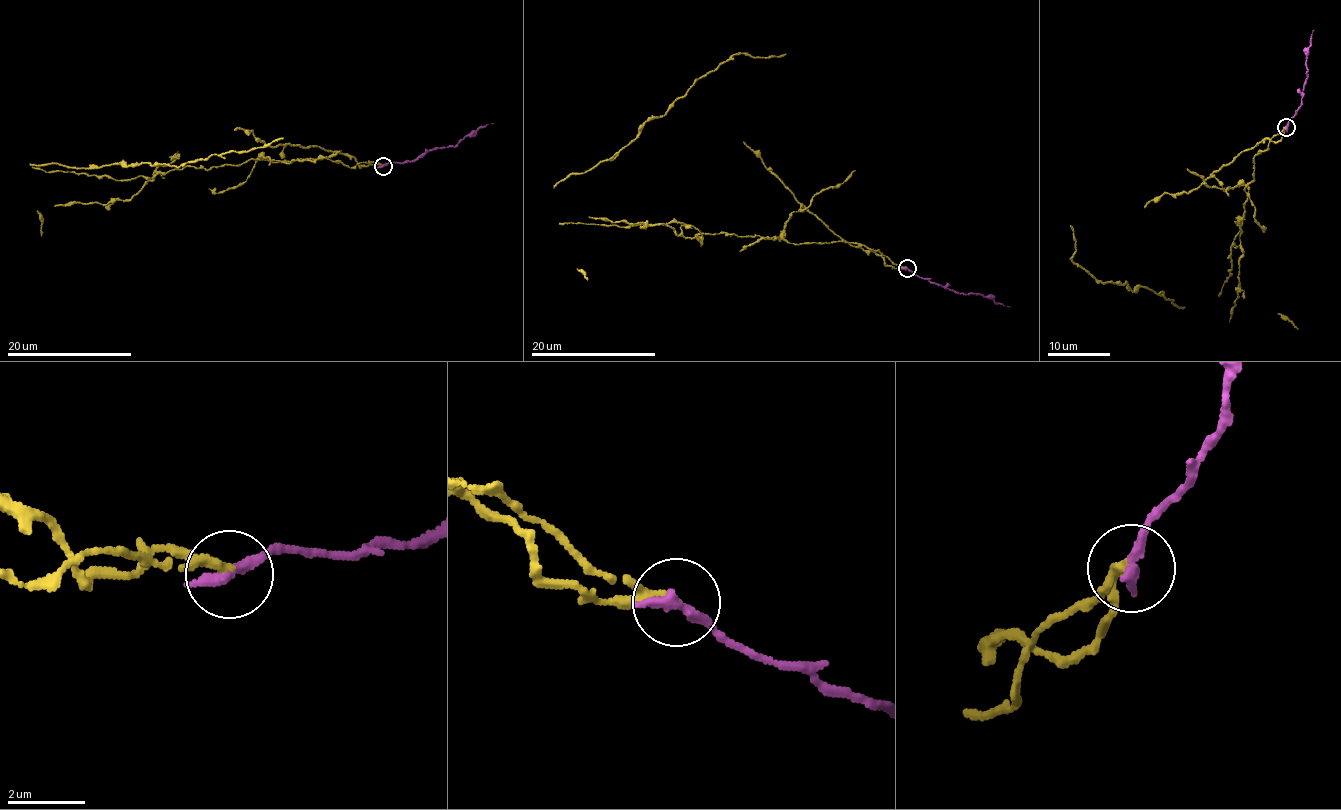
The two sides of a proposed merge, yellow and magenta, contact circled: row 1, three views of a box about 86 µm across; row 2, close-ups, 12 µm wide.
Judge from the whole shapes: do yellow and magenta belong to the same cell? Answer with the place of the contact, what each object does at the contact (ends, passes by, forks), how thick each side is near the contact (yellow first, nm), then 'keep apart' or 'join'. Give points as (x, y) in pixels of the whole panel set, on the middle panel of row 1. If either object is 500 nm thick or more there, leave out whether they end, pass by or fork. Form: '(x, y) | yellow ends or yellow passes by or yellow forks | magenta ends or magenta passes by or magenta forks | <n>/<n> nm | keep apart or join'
(907, 268) | yellow passes by | magenta ends | 160/360 nm | keep apart

